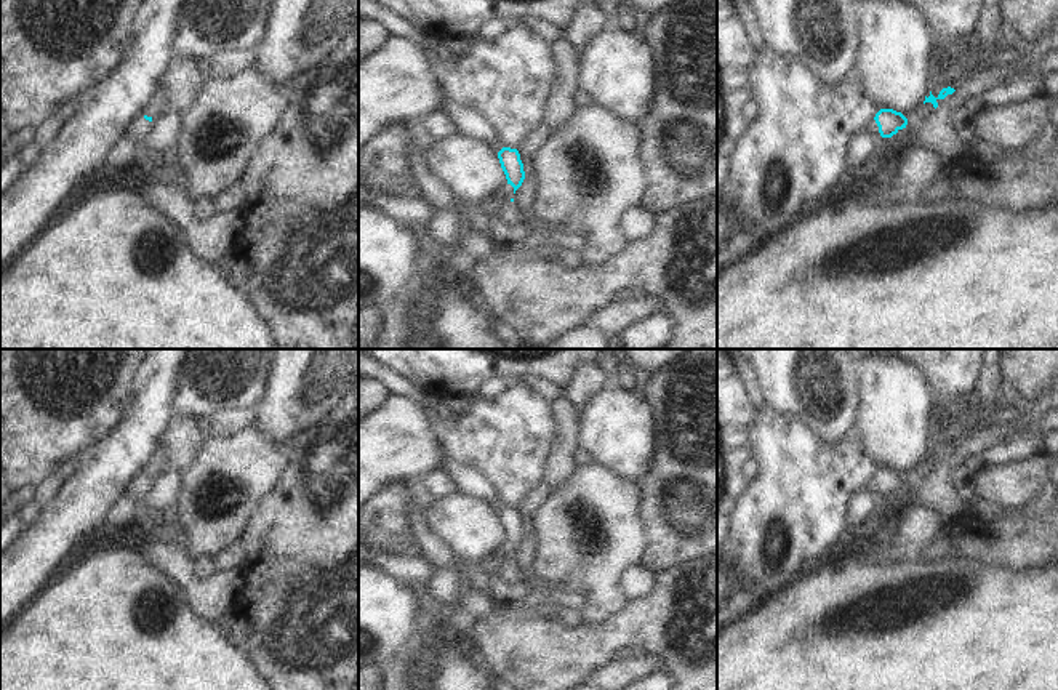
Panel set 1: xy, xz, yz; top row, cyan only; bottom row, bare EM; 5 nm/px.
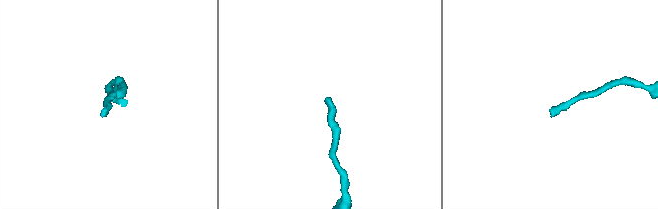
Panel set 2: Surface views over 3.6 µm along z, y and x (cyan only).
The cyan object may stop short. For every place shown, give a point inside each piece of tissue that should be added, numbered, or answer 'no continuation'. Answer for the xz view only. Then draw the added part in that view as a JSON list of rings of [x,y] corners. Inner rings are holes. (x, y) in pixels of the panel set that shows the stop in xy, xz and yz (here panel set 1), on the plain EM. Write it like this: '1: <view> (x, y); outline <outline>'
1: xz (469, 482); outline [[[447,456],[445,472],[450,475],[458,491],[467,496],[474,496],[488,503],[490,507],[499,511],[504,504],[496,498],[493,487],[485,480],[485,477],[459,464]]]

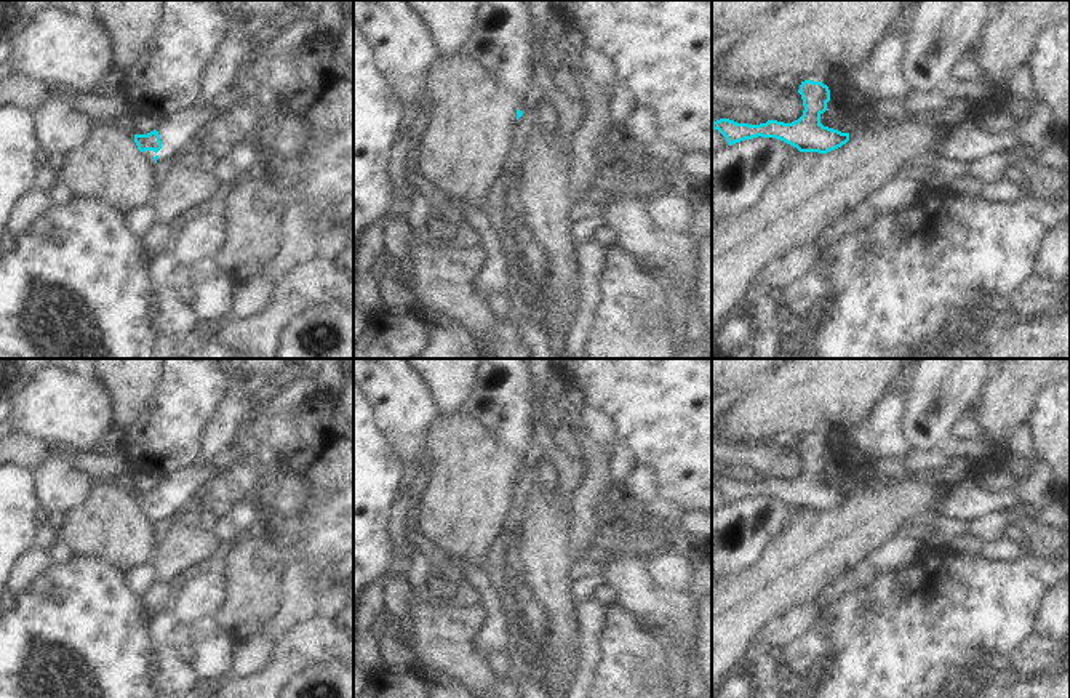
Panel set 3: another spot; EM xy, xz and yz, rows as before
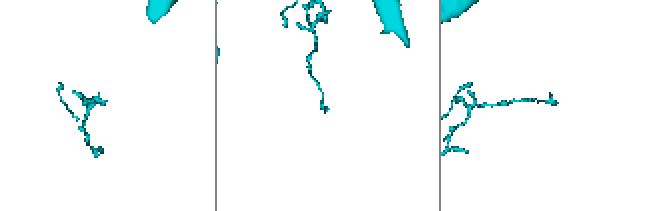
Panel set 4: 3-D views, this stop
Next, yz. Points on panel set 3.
no continuation

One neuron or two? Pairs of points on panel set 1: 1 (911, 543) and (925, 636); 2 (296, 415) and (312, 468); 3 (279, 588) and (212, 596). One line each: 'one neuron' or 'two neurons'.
1: two neurons
2: two neurons
3: two neurons

